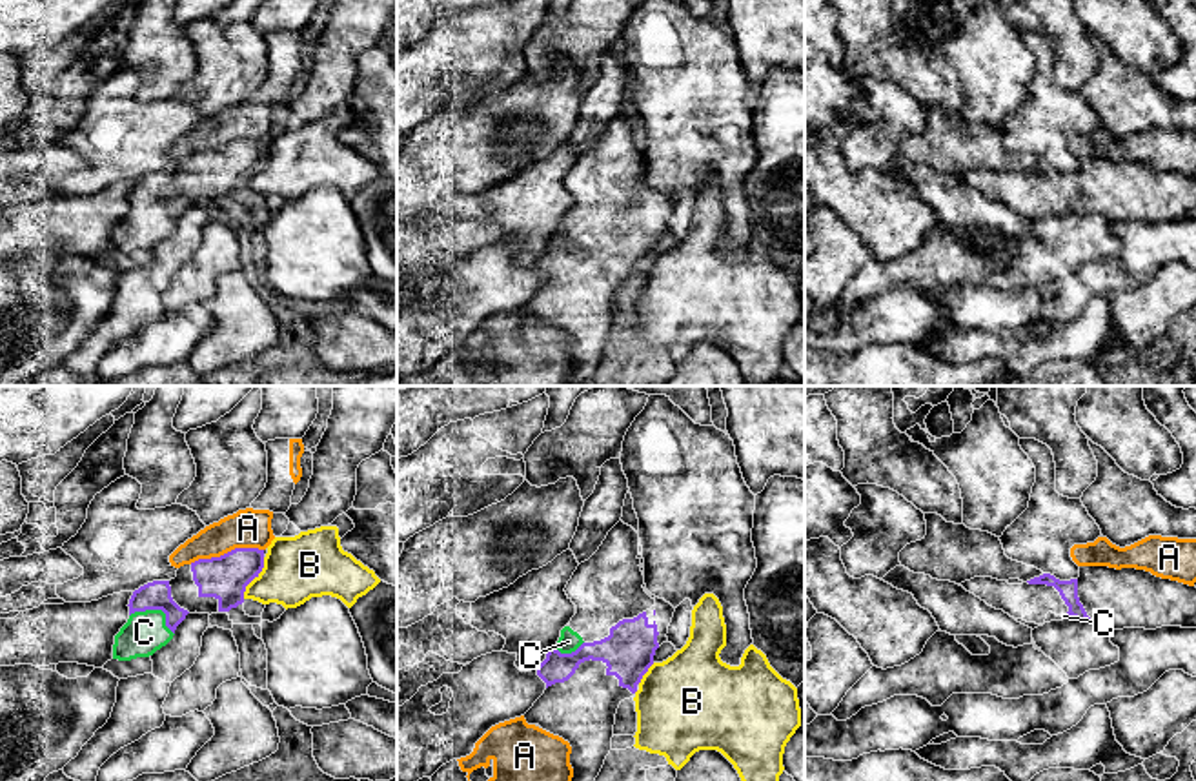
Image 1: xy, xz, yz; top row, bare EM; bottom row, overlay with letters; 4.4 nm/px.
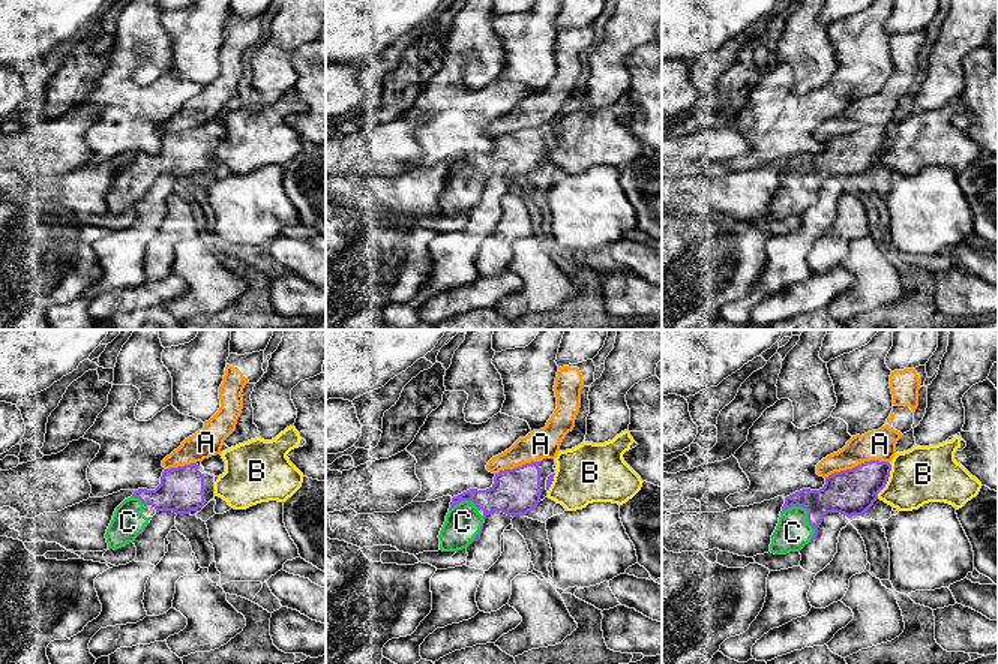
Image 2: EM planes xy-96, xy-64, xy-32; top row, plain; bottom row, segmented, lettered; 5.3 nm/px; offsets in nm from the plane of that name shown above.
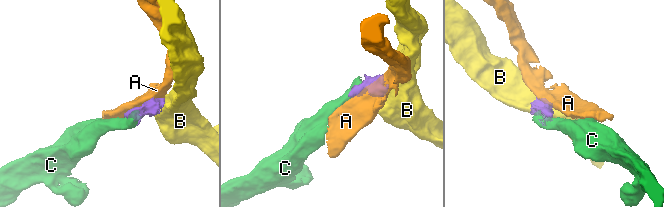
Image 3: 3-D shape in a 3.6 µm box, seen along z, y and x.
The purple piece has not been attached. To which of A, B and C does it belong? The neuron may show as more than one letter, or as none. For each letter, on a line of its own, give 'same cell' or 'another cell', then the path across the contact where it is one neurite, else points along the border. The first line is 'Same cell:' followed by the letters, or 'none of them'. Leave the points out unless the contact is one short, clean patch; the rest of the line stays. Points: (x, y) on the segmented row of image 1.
Same cell: C
A: another cell; border along xy (263, 548), (232, 548), (190, 563)
B: another cell; border along xy (264, 557), (263, 570), (246, 587), (243, 598)
C: same cell; runs through xy (153, 596), (157, 608), (152, 625), (144, 632)

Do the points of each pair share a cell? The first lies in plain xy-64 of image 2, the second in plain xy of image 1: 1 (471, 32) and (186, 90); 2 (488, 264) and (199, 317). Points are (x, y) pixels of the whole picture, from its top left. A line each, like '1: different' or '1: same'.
1: different
2: different

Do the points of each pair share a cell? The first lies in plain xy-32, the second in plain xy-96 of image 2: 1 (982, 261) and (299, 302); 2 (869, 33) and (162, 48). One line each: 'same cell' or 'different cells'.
1: different cells
2: different cells

